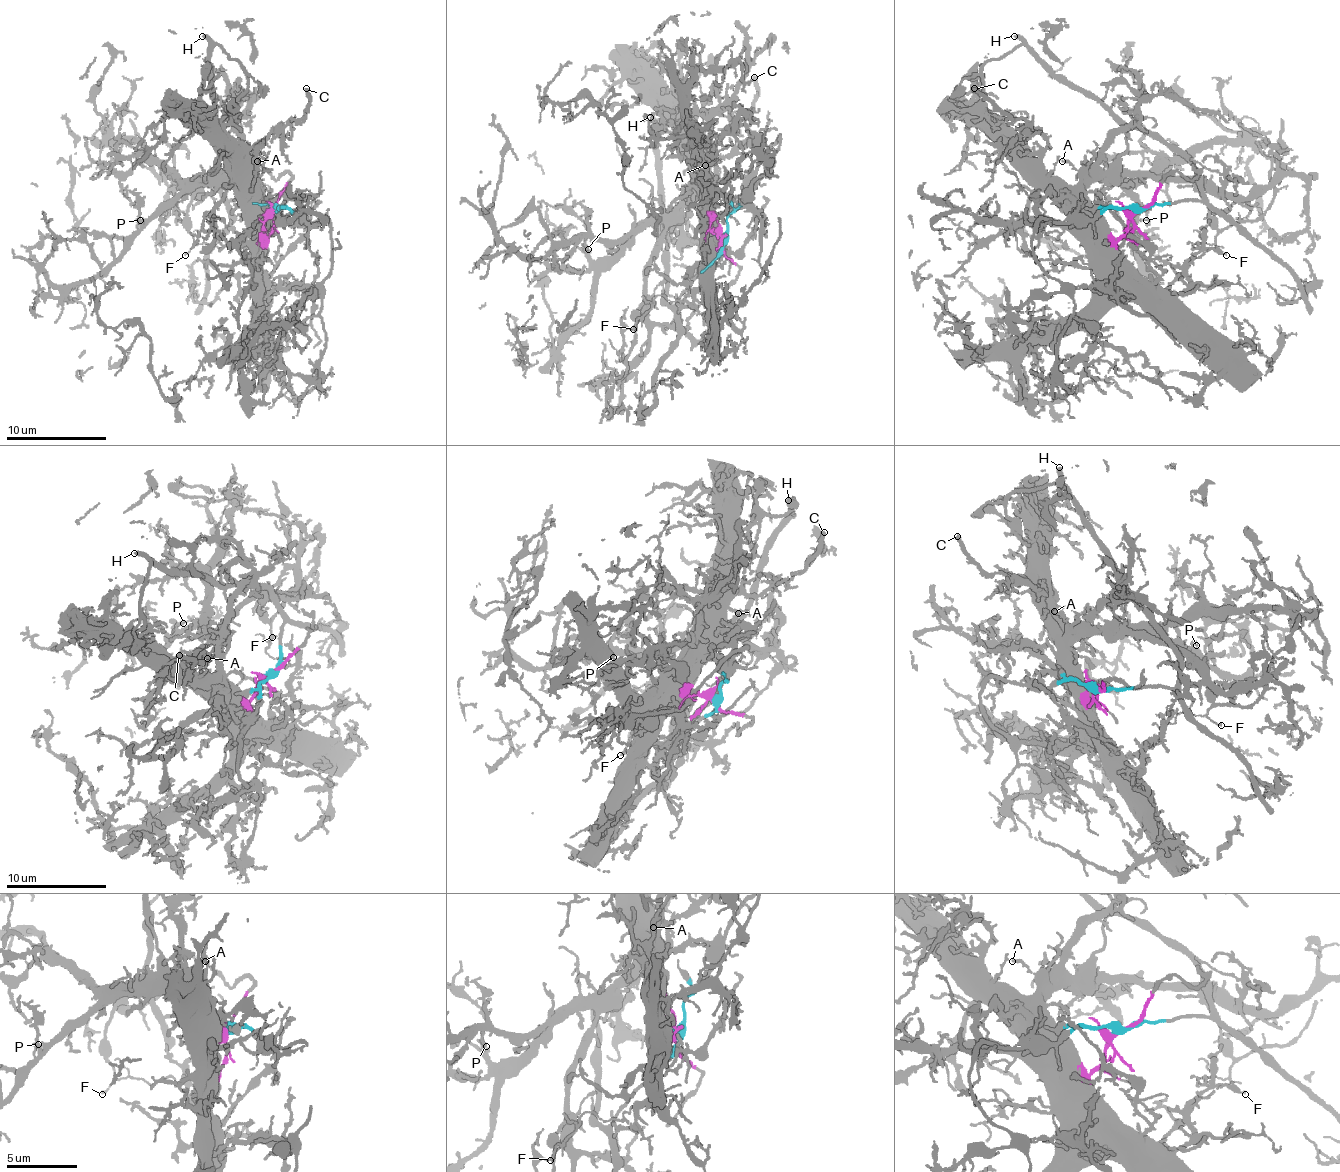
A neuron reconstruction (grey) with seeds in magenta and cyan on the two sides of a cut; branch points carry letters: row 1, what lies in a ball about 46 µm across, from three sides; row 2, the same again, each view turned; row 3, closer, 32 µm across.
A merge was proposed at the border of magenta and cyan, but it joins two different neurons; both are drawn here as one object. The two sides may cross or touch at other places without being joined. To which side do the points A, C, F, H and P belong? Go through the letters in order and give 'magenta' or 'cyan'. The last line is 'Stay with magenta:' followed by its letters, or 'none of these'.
A: magenta
C: magenta
F: cyan
H: cyan
P: magenta
Stay with magenta: A, C, P

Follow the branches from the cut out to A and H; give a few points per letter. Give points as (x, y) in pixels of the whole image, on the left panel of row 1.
A: (270, 213), (263, 228), (263, 238), (258, 160)
H: (270, 213), (273, 210), (265, 205), (228, 200), (223, 193), (215, 168), (218, 128), (210, 43), (203, 35)

